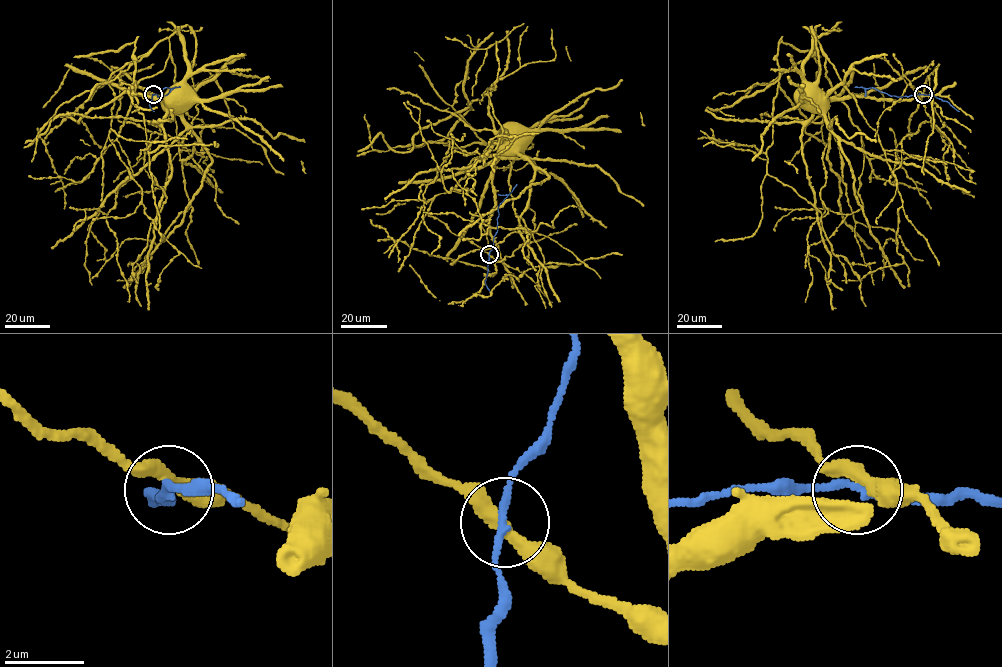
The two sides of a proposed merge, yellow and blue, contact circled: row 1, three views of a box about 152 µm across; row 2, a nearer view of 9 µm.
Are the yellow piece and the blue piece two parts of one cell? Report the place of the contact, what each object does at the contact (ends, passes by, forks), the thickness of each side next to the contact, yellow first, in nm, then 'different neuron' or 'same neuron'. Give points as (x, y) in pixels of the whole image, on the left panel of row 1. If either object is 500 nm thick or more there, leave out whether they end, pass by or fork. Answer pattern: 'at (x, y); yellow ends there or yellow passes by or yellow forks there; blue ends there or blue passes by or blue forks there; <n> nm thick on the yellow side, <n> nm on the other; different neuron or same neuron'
at (153, 94); yellow passes by; blue passes by; 360 nm thick on the yellow side, 160 nm on the other; different neuron

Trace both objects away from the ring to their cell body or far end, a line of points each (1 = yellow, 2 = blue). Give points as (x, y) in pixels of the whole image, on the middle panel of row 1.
1: (489, 254), (502, 263), (498, 245), (491, 233), (490, 215), (495, 204), (494, 165), (498, 153), (510, 139)
2: (489, 254), (498, 229), (498, 206), (517, 184)

